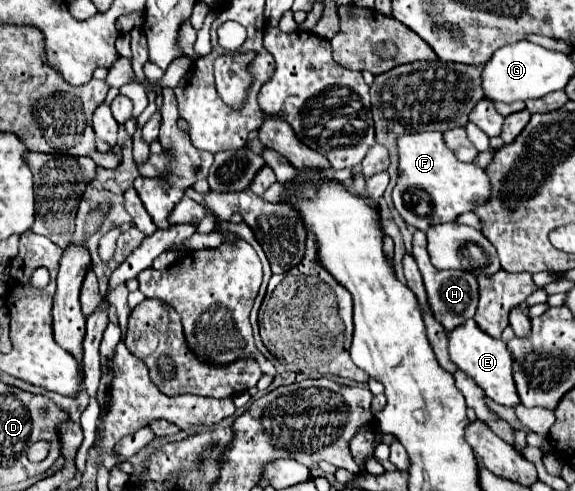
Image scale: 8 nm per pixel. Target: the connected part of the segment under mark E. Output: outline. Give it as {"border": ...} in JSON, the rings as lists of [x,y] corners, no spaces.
{"border":[[[468,319],[464,325],[448,333],[448,351],[452,361],[484,389],[486,397],[508,407],[514,407],[520,403],[514,387],[514,379],[512,379],[512,359],[510,359],[510,353],[506,351],[506,343],[490,337],[488,333],[482,333],[482,329],[476,325],[474,319]]]}

